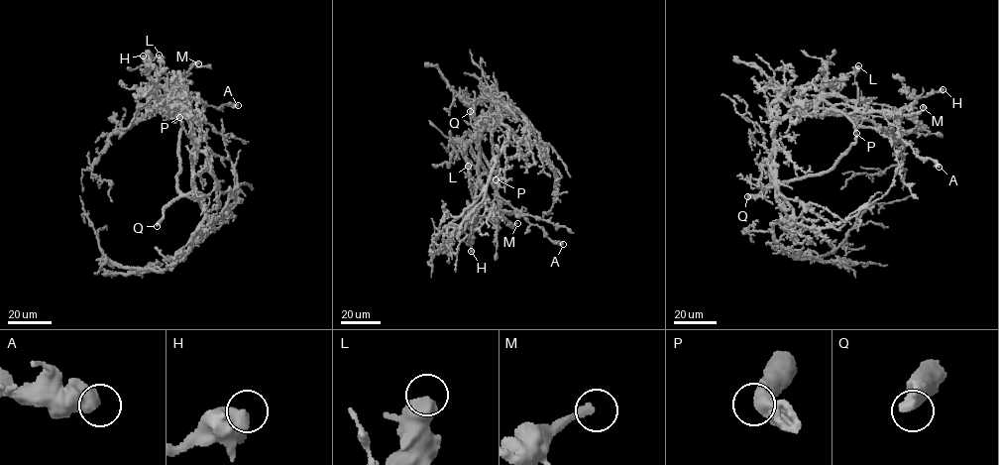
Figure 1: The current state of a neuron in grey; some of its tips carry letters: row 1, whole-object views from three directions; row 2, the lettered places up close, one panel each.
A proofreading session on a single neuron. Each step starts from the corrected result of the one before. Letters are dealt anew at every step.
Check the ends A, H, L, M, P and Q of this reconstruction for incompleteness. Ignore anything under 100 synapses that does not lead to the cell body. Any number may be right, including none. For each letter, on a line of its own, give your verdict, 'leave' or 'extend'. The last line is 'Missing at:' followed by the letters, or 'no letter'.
A: leave
H: leave
L: leave
M: leave
P: leave
Q: extend
Missing at: Q

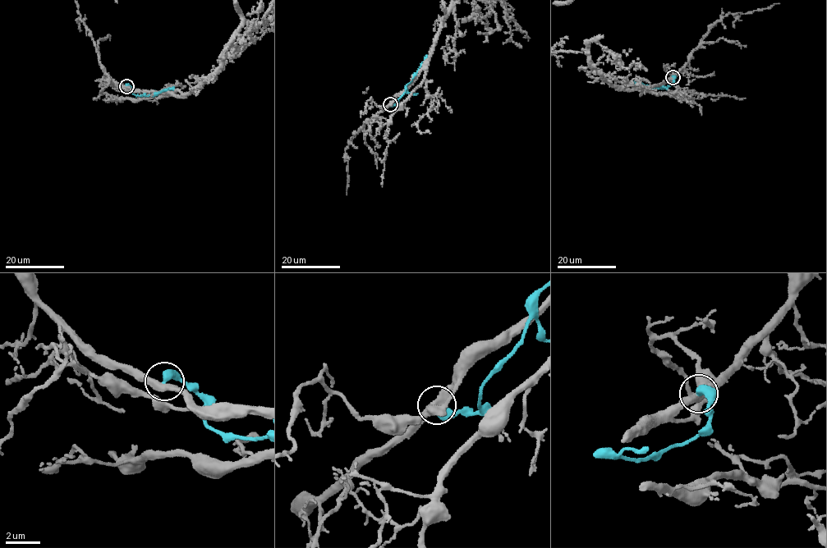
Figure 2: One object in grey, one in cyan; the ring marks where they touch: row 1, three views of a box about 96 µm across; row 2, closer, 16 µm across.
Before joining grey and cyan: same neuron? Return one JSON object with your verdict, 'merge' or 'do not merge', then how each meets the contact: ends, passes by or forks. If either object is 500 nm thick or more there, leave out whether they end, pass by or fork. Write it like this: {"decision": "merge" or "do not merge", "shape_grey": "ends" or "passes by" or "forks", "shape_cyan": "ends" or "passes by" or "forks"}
{"decision": "do not merge"}

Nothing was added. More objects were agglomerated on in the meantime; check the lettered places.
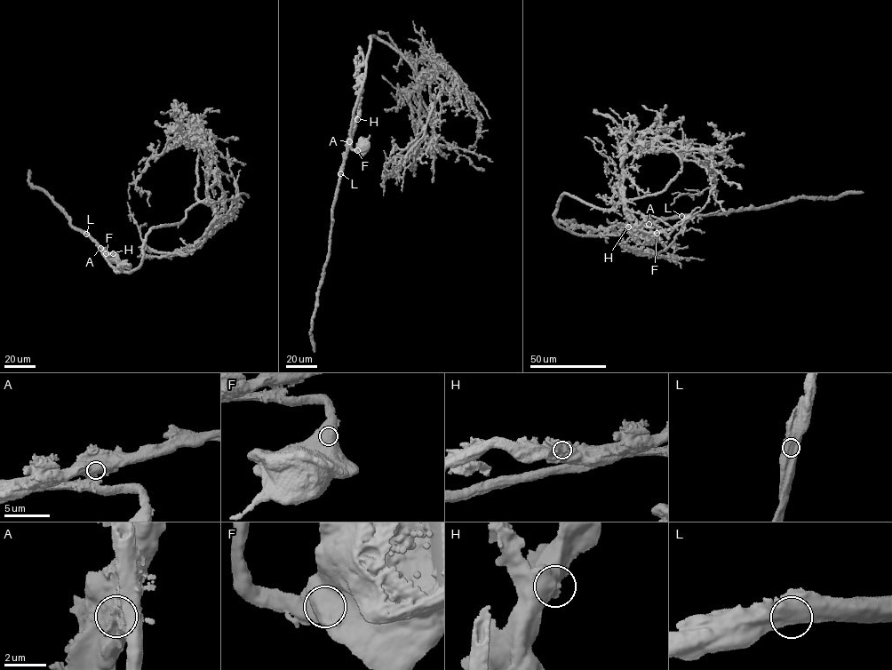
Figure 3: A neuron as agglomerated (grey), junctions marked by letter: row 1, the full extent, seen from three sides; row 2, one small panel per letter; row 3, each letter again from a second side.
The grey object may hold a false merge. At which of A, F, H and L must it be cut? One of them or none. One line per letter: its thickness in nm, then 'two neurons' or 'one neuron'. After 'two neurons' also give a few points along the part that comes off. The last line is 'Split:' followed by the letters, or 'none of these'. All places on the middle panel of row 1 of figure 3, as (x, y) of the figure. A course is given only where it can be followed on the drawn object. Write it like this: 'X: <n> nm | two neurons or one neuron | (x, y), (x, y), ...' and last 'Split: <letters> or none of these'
A: 1000 nm | two neurons | (349, 141), (332, 208), (329, 259), (311, 330), (314, 351)
F: 850 nm | one neuron
H: 900 nm | one neuron
L: 1000 nm | one neuron
Split: A

